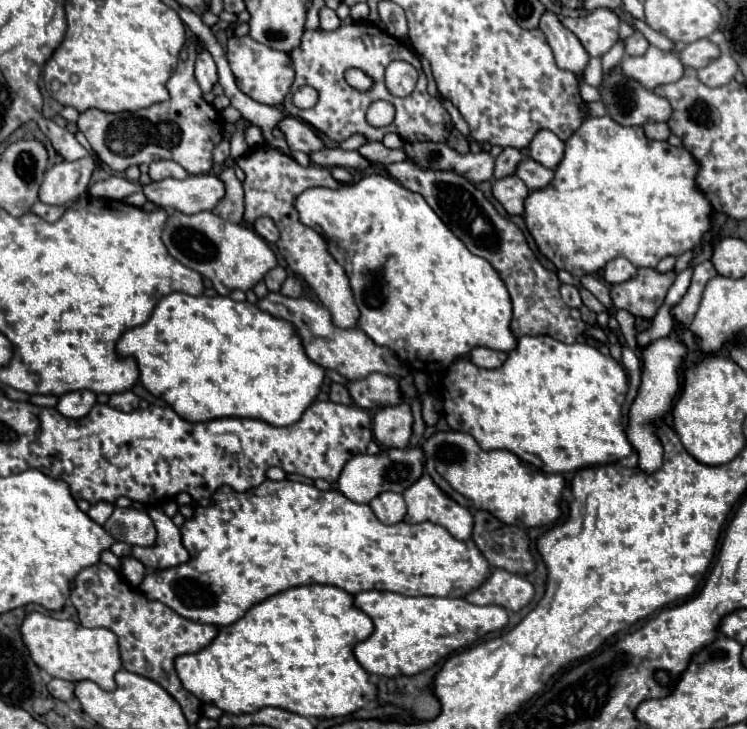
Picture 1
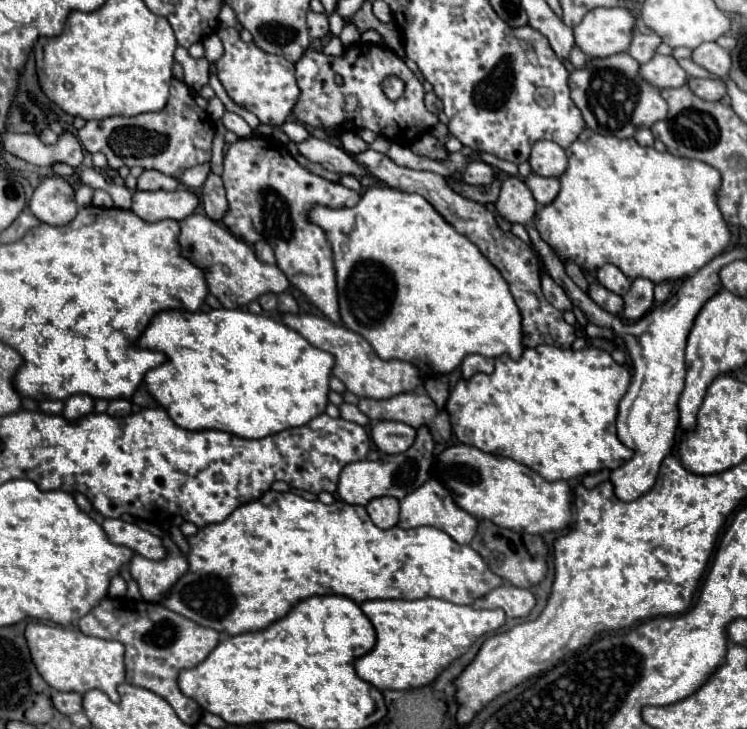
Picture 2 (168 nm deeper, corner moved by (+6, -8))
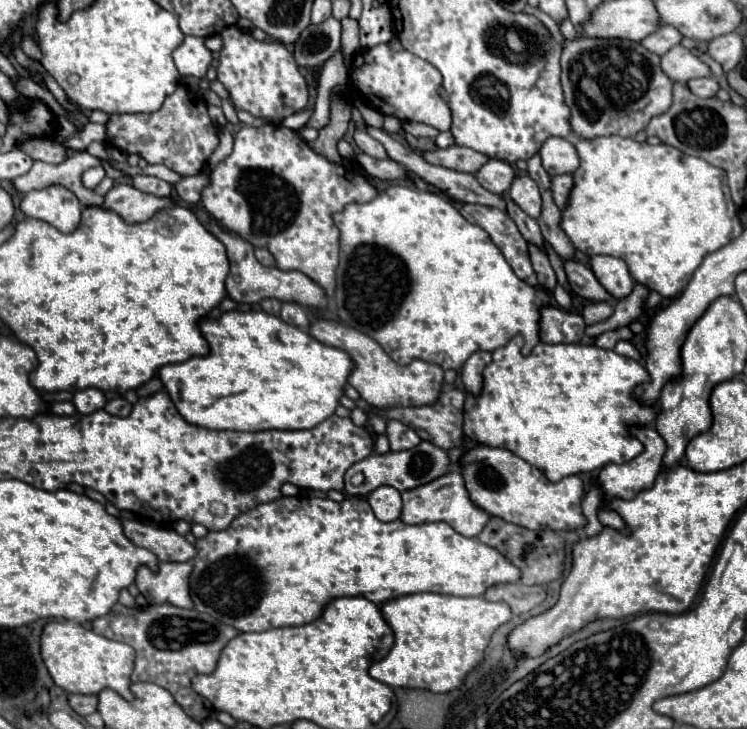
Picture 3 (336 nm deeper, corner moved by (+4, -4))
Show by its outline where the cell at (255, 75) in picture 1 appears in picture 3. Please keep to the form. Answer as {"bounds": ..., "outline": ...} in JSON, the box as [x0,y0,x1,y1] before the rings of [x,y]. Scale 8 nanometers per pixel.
{"bounds":[217,25,307,123],"outline":[[[237,25],[223,29],[223,49],[217,67],[217,79],[225,85],[231,101],[237,109],[245,109],[255,117],[267,119],[267,123],[281,123],[281,119],[299,113],[307,105],[307,83],[295,65],[293,53],[277,41],[255,41],[249,33]]]}

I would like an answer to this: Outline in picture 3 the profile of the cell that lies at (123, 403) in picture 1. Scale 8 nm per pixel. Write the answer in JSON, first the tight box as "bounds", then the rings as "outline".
{"bounds":[105,397,131,417],"outline":[[[115,397],[105,405],[105,411],[111,415],[117,415],[117,417],[127,417],[131,413],[131,403],[123,397]]]}

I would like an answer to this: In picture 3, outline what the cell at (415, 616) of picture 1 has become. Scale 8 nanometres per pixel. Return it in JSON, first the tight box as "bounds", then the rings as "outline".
{"bounds":[369,593,511,693],"outline":[[[415,593],[391,599],[381,605],[381,613],[393,629],[395,643],[383,659],[369,667],[369,675],[389,687],[429,689],[433,693],[447,693],[459,687],[465,675],[481,661],[493,631],[511,619],[507,603],[439,593]]]}

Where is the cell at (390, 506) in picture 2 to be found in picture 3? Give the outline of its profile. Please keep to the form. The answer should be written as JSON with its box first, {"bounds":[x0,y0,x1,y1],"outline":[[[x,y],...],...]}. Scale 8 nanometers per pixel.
{"bounds":[367,487,401,521],"outline":[[[379,487],[367,497],[379,521],[395,521],[401,515],[401,493],[393,487]]]}

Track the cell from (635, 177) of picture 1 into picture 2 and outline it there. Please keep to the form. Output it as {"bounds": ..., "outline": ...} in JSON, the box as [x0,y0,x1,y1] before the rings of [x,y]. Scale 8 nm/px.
{"bounds":[537,129,731,285],"outline":[[[591,129],[581,131],[577,141],[567,149],[567,157],[569,157],[569,167],[559,177],[561,191],[559,191],[557,199],[537,213],[537,231],[541,233],[541,239],[547,241],[555,249],[559,259],[569,259],[569,261],[581,265],[583,269],[599,269],[605,263],[613,263],[627,277],[631,277],[631,279],[645,277],[657,285],[663,281],[679,281],[679,279],[691,277],[695,271],[705,267],[713,257],[723,253],[723,249],[729,245],[731,233],[729,233],[729,227],[727,227],[727,223],[719,211],[719,205],[717,205],[717,191],[721,187],[721,173],[717,169],[713,169],[711,165],[705,165],[703,161],[675,157],[671,153],[659,153],[653,147],[641,147],[635,139],[617,139],[613,135],[599,135],[599,133],[593,133]]]}

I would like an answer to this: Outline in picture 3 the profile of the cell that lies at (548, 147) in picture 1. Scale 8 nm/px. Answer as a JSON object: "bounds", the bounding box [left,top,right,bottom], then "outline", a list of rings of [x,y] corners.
{"bounds":[539,137,579,177],"outline":[[[549,137],[541,149],[539,149],[541,161],[545,171],[555,177],[555,175],[563,175],[563,173],[573,173],[579,167],[579,157],[575,147],[561,137]]]}

